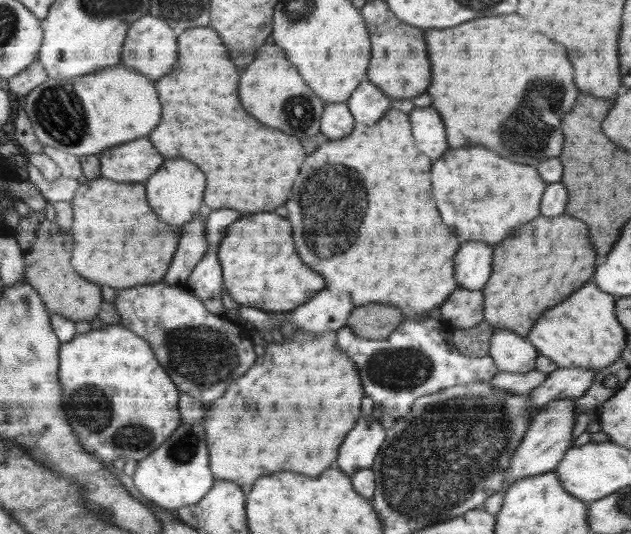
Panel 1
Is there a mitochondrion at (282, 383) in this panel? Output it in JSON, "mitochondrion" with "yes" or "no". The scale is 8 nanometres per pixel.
{"mitochondrion":"no"}

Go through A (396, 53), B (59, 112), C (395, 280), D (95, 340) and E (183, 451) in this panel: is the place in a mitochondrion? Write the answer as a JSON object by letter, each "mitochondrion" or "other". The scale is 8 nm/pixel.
{"A":"other","B":"mitochondrion","C":"other","D":"other","E":"mitochondrion"}

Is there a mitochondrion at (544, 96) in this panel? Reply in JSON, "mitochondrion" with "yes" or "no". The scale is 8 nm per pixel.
{"mitochondrion":"yes"}

